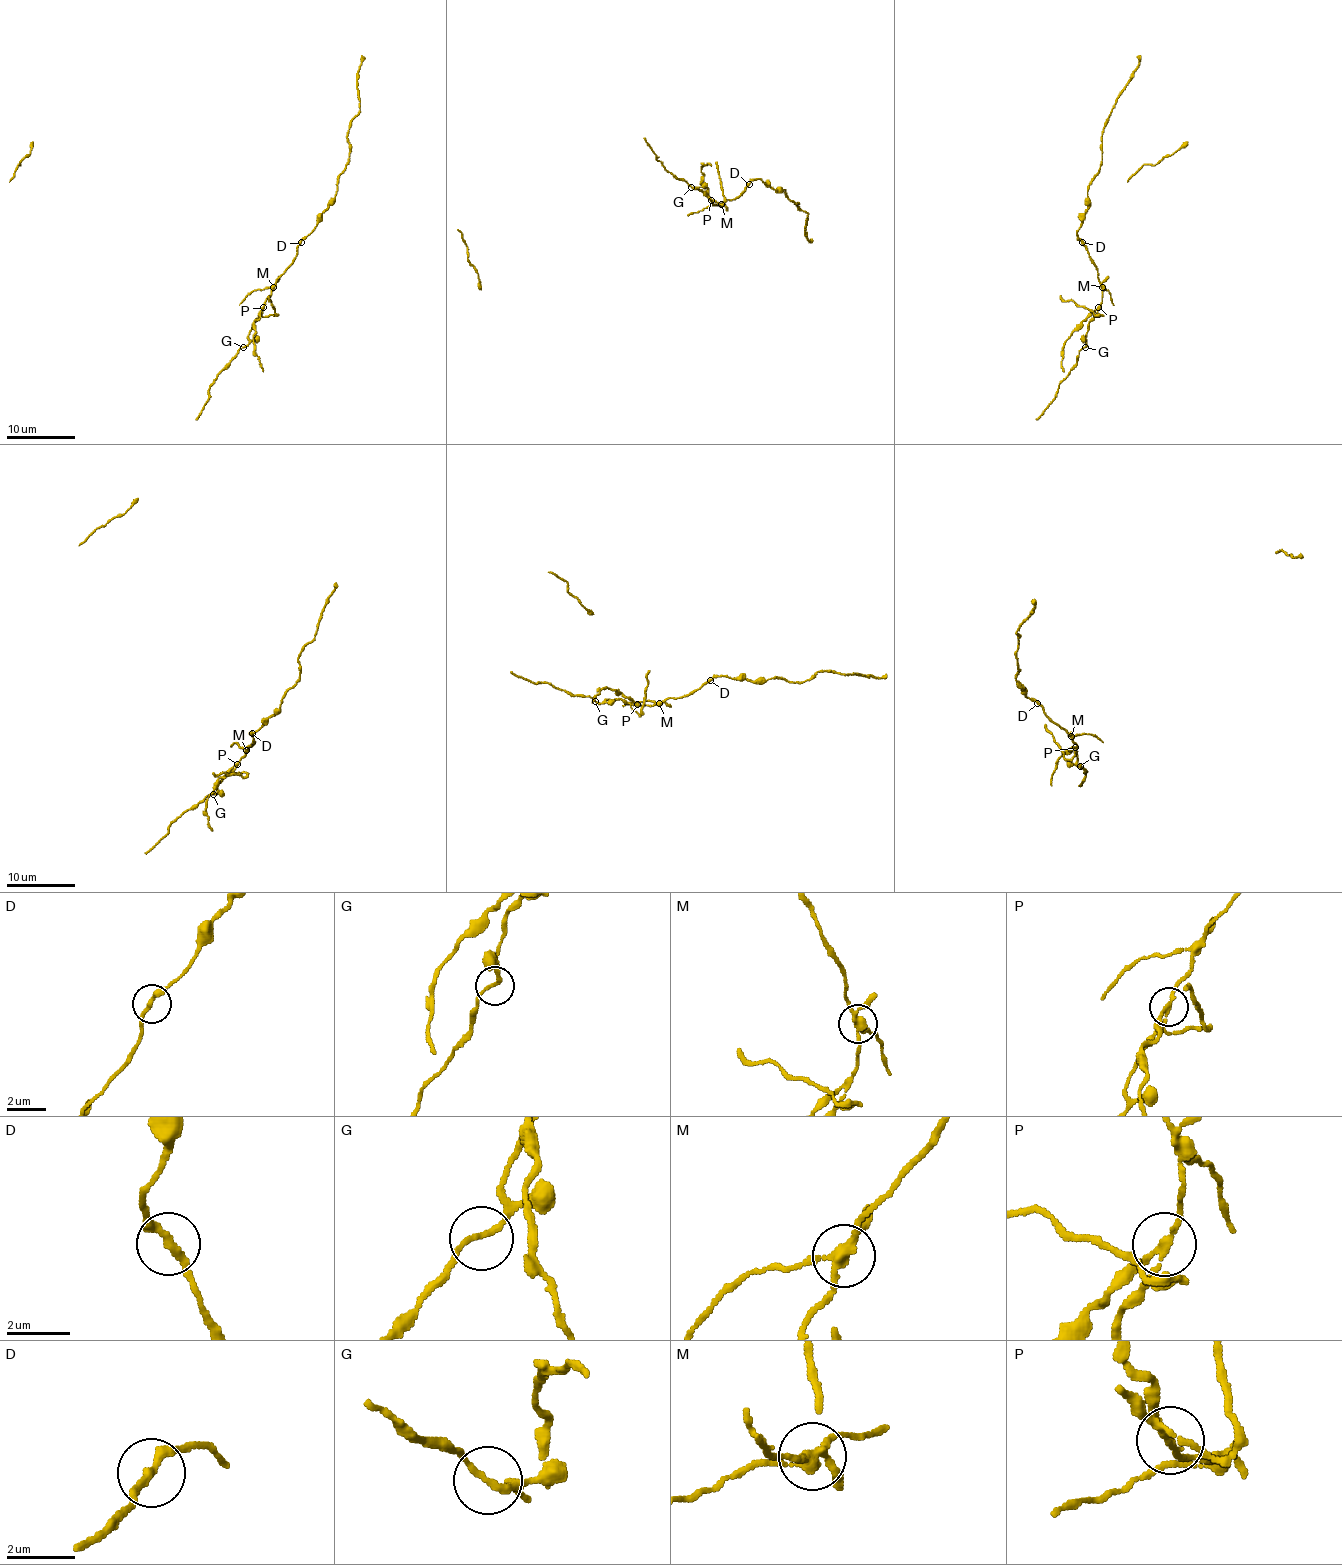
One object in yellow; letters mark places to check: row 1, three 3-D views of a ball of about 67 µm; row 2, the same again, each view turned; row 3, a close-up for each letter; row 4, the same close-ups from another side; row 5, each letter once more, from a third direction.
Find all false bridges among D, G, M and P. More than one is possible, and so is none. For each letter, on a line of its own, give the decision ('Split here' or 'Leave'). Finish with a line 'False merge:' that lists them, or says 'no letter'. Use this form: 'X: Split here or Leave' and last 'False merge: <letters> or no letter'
D: Leave
G: Leave
M: Split here
P: Split here
False merge: M, P

